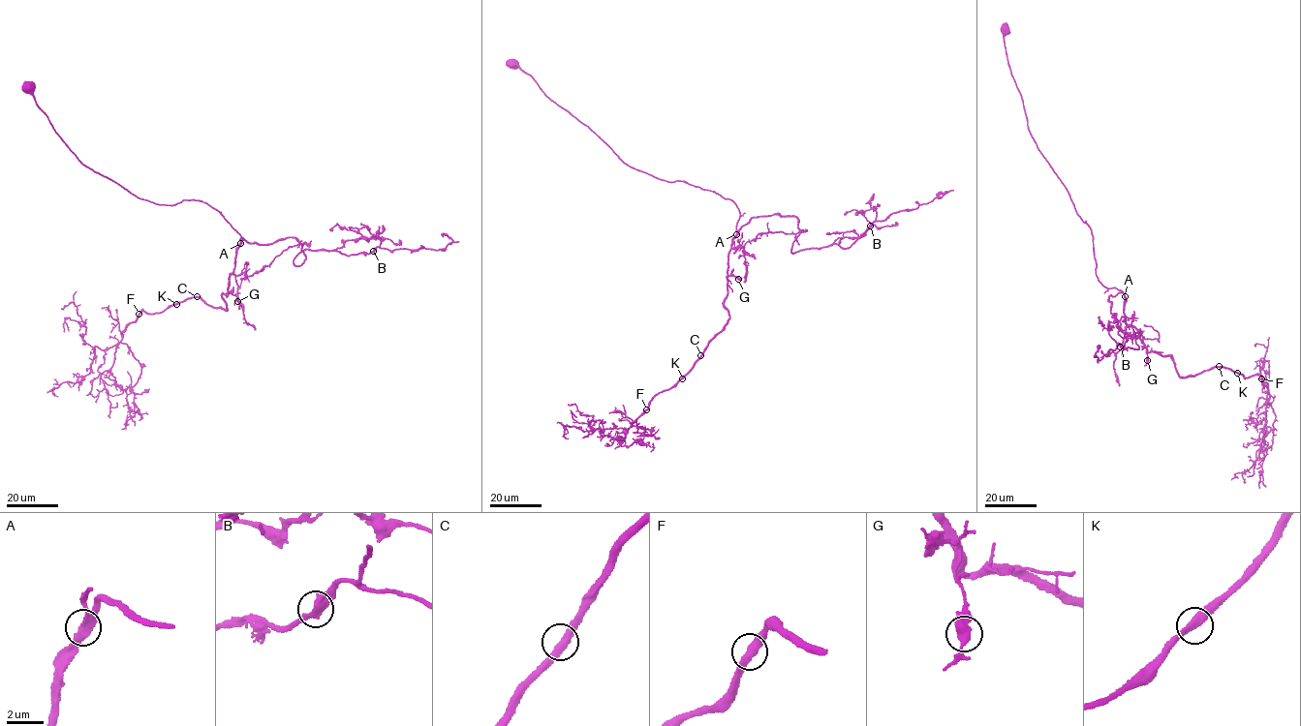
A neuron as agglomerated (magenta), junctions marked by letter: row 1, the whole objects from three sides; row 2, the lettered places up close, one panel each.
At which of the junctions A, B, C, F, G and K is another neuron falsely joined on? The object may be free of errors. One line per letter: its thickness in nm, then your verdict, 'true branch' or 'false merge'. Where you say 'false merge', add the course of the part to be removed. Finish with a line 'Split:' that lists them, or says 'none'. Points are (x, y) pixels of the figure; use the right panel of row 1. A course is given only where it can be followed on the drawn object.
A: 440 nm thick; true branch
B: 440 nm thick; true branch
C: 420 nm thick; true branch
F: 420 nm thick; true branch
G: 480 nm thick; true branch
K: 440 nm thick; true branch
Split: none

